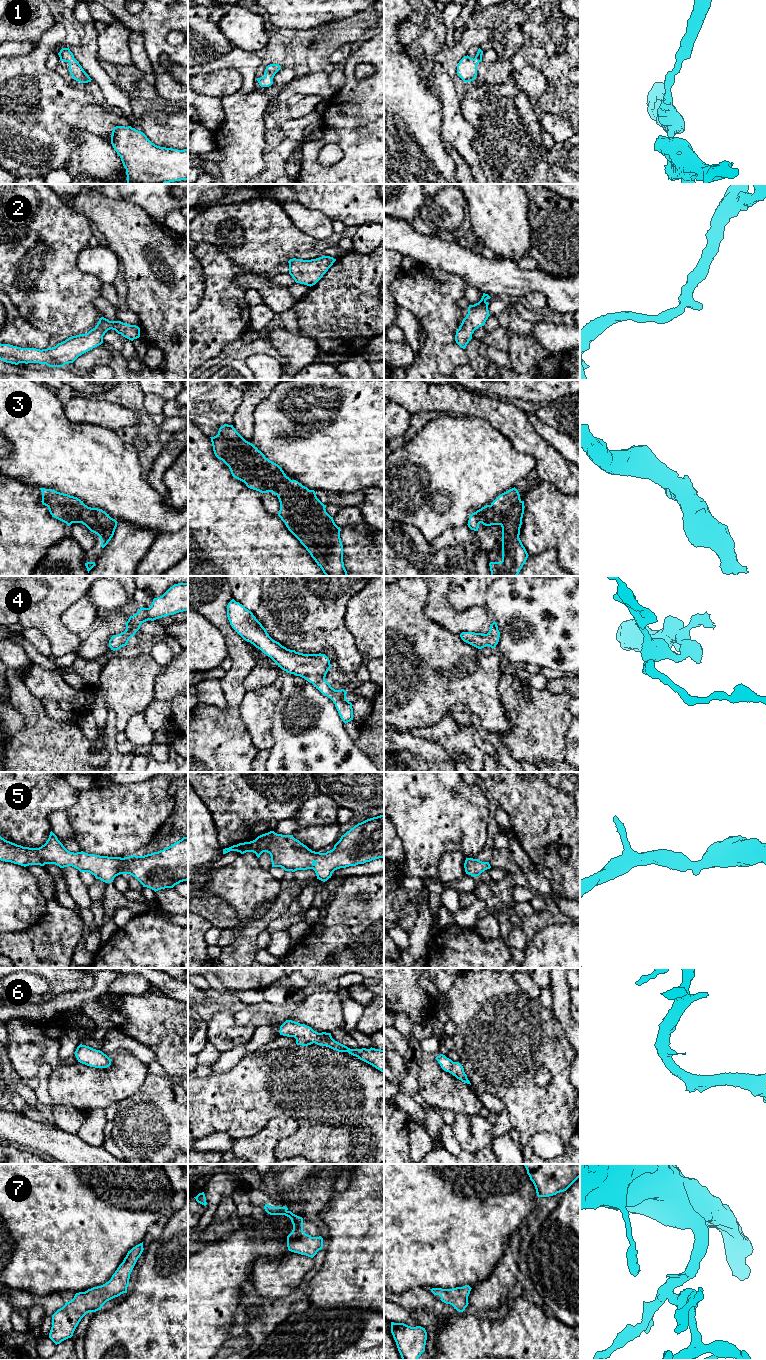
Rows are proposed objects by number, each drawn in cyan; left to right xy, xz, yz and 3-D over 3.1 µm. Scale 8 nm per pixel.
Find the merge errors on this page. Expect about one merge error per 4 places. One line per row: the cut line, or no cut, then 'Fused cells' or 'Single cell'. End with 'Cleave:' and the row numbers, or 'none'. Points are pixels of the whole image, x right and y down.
1: No split. Single cell
2: No split. Single cell
3: No split. Single cell
4: No split. Single cell
5: No split. Single cell
6: No split. Single cell
7: No split. Single cell
Cleave: none

